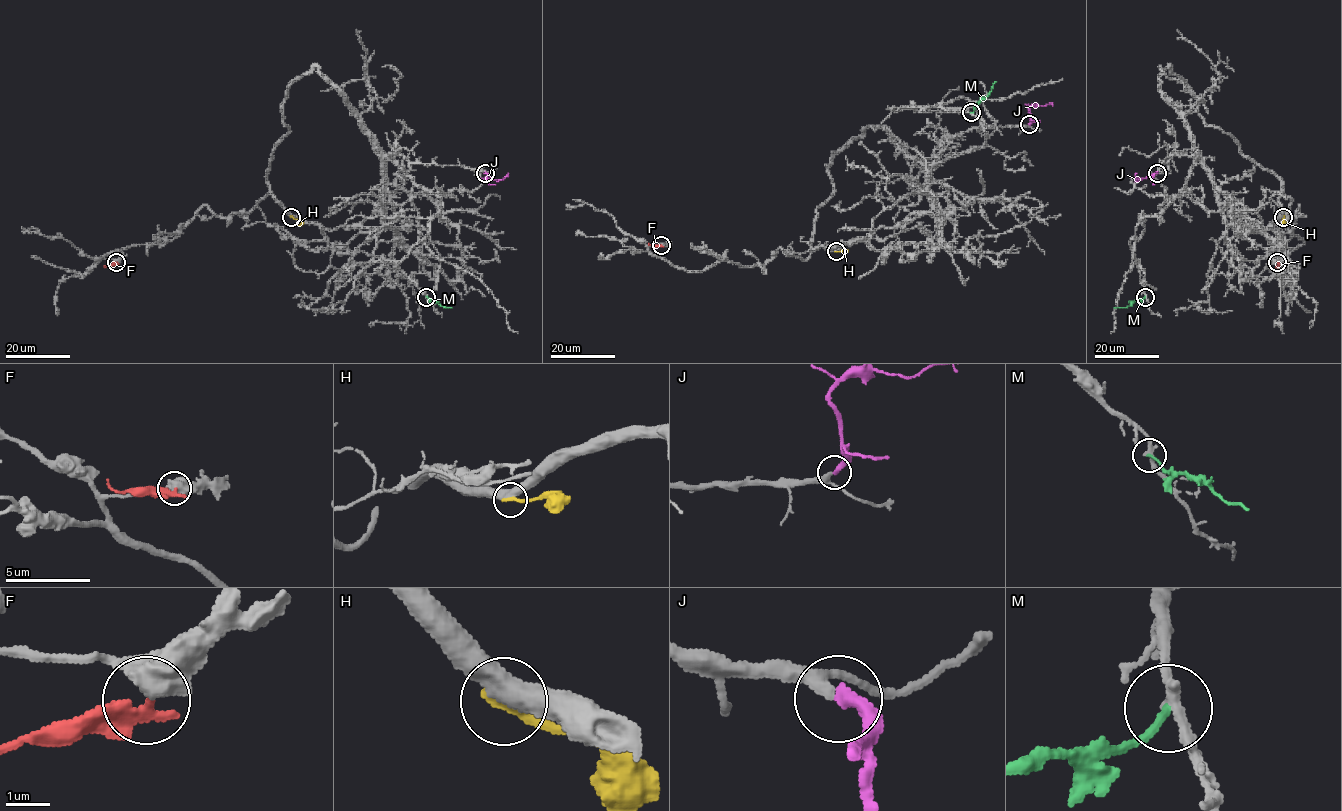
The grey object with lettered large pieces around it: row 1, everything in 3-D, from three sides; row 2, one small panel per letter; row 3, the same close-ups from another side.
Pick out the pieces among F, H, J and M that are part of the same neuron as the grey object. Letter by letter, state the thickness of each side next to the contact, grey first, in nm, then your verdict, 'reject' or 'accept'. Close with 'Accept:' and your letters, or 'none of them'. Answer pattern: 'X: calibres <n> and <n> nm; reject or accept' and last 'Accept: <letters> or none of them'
F: calibres 550 and 280 nm; reject
H: calibres 440 and 280 nm; reject
J: calibres 260 and 320 nm; accept
M: calibres 240 and 170 nm; reject
Accept: J

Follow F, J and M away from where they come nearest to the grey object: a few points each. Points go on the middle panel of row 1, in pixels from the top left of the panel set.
F: (661, 244), (648, 243)
J: (1029, 124), (1031, 106), (1053, 104)
M: (970, 113), (996, 81)

